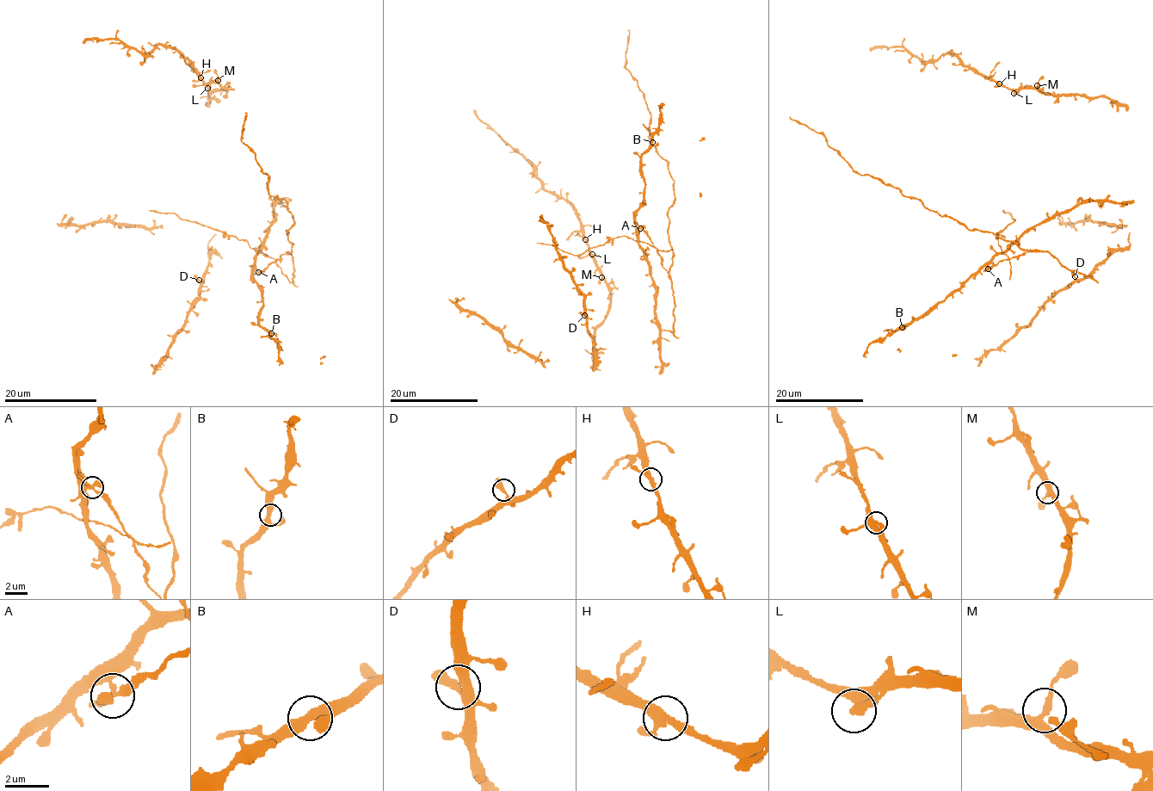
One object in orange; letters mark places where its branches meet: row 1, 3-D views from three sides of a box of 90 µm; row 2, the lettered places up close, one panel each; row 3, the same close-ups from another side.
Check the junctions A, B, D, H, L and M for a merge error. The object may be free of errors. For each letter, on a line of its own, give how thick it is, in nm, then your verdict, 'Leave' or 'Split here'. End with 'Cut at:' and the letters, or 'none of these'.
A: Thickness 300 nm. Split here
B: Thickness 340 nm. Leave
D: Thickness 320 nm. Leave
H: Thickness 360 nm. Leave
L: Thickness 360 nm. Leave
M: Thickness 280 nm. Leave
Cut at: A

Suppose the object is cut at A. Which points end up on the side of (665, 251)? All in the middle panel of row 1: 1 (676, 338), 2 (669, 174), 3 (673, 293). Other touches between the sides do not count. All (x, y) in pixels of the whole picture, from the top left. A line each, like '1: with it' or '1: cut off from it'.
1: with it
2: with it
3: with it

